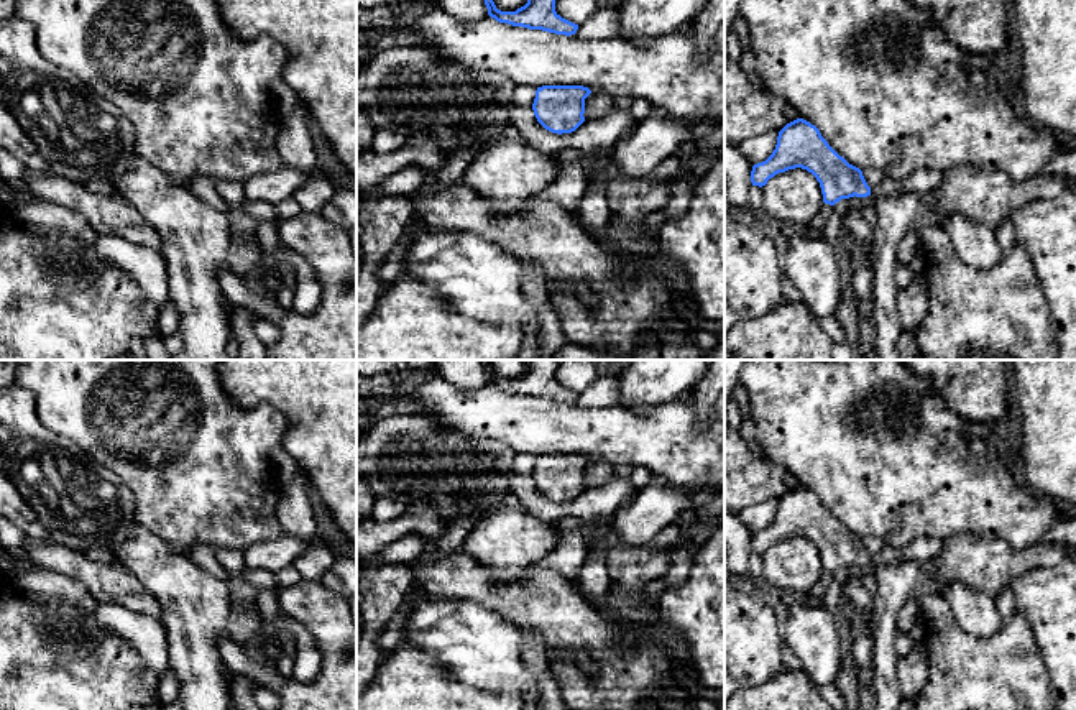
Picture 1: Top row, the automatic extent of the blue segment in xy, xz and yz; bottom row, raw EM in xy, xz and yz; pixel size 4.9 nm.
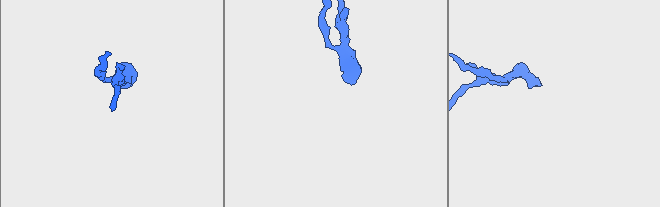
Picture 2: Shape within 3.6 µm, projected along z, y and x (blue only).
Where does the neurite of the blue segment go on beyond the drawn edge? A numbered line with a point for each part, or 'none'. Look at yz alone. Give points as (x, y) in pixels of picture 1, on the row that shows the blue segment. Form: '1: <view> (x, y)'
1: yz (924, 181)

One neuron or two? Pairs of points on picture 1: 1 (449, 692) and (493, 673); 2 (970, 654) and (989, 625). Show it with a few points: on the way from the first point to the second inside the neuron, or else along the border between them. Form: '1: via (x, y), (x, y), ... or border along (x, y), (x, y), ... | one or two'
1: border along (436, 661), (462, 682), (490, 692) | two
2: border along (951, 613), (984, 638), (1004, 623) | two

